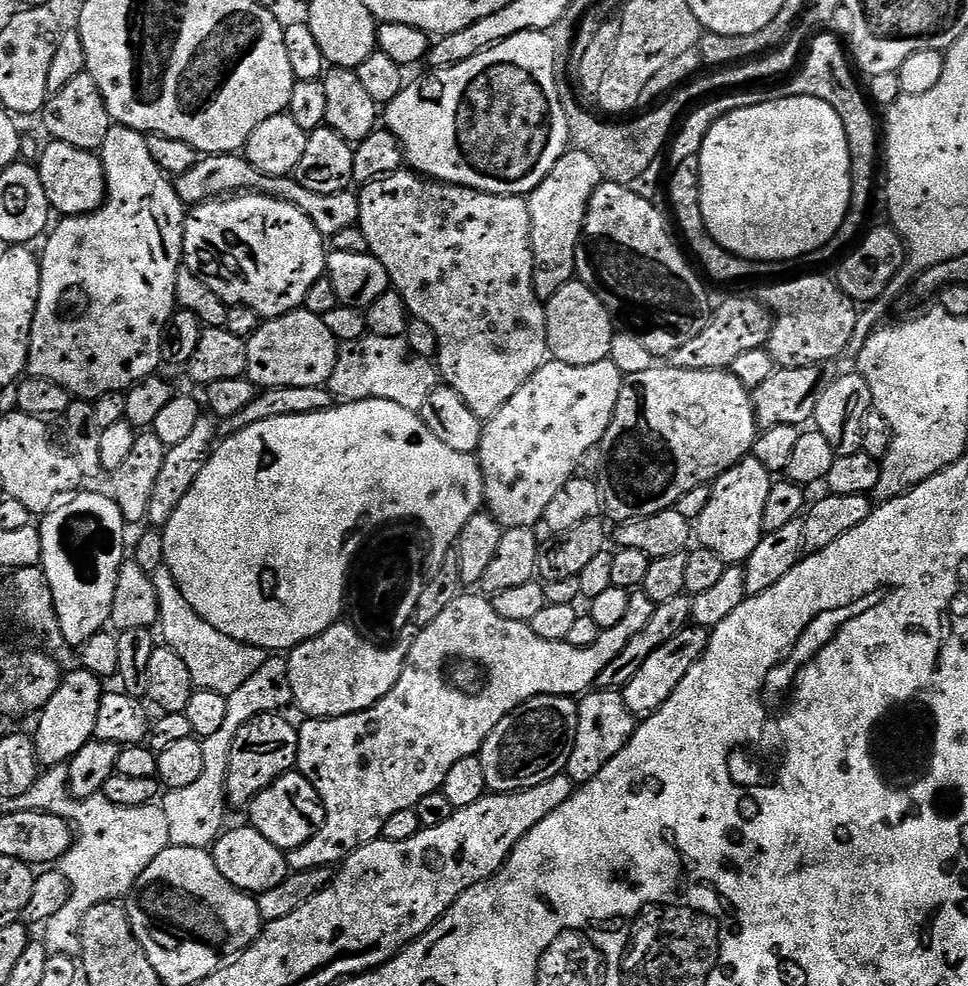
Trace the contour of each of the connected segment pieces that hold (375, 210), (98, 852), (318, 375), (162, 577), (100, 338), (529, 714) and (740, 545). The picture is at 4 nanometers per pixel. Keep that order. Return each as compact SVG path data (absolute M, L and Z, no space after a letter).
M411 170L392 172L363 185L358 192L360 198L360 223L358 227L366 234L368 251L386 266L389 285L400 293L406 302L409 313L415 319L426 322L430 330L434 330L438 347L438 372L443 383L462 394L462 402L474 410L483 421L488 421L498 410L502 410L520 387L536 373L549 359L548 331L544 317L545 305L534 290L532 275L534 274L534 258L532 257L532 223L528 202L522 196L499 196L476 192L472 188L463 188L457 184L441 184L438 180L430 180L426 176Z
M59 764L41 771L40 777L36 779L30 791L22 794L22 798L3 801L2 808L4 812L49 812L68 821L78 833L72 848L65 854L62 861L62 871L68 879L68 885L72 887L72 892L68 895L66 906L62 906L62 910L58 910L58 914L54 914L54 918L47 921L46 924L46 928L48 928L46 947L49 953L57 956L80 958L83 954L83 922L90 910L99 903L119 901L122 898L119 896L127 897L138 882L142 870L146 870L146 866L150 866L150 862L154 862L154 858L158 858L158 854L162 854L162 850L170 847L168 842L170 822L166 822L163 807L156 804L147 804L137 808L114 806L114 802L110 802L102 794L92 796L89 800L75 799L68 786L67 764Z
M307 310L287 312L285 316L265 319L255 334L248 337L248 374L247 377L257 389L281 388L282 386L324 386L334 374L338 358L338 342L330 334L323 316L316 316Z
M166 566L151 573L151 578L160 599L159 627L164 628L163 643L174 649L178 658L182 658L182 662L186 662L186 667L190 669L190 678L196 688L214 690L228 697L234 694L234 690L238 690L238 686L254 678L254 674L265 662L265 649L238 642L222 634L222 630L210 626L210 622L203 620L190 606L190 602L186 600L180 587L176 585L172 571Z
M113 123L110 134L106 134L106 142L102 142L102 146L98 149L98 155L104 167L104 177L108 182L108 194L103 206L88 216L70 216L61 219L59 221L61 224L57 228L55 225L43 241L43 244L45 243L44 256L42 252L39 257L40 293L36 299L36 317L32 323L32 342L28 345L26 369L29 377L49 380L65 388L72 393L73 397L93 402L102 394L127 393L128 389L138 382L148 379L149 376L157 375L159 368L156 367L162 364L164 355L164 330L178 310L176 287L178 286L178 274L184 264L184 221L186 219L186 206L180 201L180 195L176 193L176 185L160 169L158 162L154 162L153 156L150 155L148 136L145 133Z
M536 696L502 718L478 753L489 793L525 792L568 771L574 738L578 738L579 703L570 696Z
M755 458L742 459L733 468L723 472L711 485L712 497L706 510L702 510L702 514L694 521L694 536L699 547L714 550L714 554L718 554L718 558L722 558L728 566L740 566L747 562L765 533L763 515L766 514L766 500L770 498L773 483L773 473L768 472L766 466L762 466L762 462Z

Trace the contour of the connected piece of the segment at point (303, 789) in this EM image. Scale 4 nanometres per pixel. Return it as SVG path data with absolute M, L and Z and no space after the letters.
M299 770L288 772L266 786L266 790L262 790L262 794L255 796L252 803L247 805L246 812L247 823L256 828L262 838L267 838L274 842L274 846L284 849L285 853L310 842L326 822L326 810L318 790L314 790L314 786Z

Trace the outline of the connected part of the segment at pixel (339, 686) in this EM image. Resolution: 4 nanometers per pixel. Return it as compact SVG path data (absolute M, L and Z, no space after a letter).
M337 622L321 636L302 642L298 647L291 649L287 657L292 698L295 707L302 709L305 717L329 720L335 716L345 716L374 708L376 703L400 681L400 673L403 672L406 663L405 653L399 652L396 646L392 646L389 652L382 648L375 648L374 645L363 640L350 625L344 623Z

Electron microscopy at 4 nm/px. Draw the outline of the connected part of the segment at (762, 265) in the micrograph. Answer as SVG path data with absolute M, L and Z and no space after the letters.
M681 160L675 165L672 177L668 180L668 200L672 203L672 212L676 215L676 224L684 235L683 243L692 247L691 255L700 259L699 267L709 281L717 280L720 284L732 284L735 280L768 280L764 282L783 282L801 275L799 263L791 260L769 262L766 260L744 260L730 250L723 248L706 230L706 222L702 218L700 205L700 161Z

